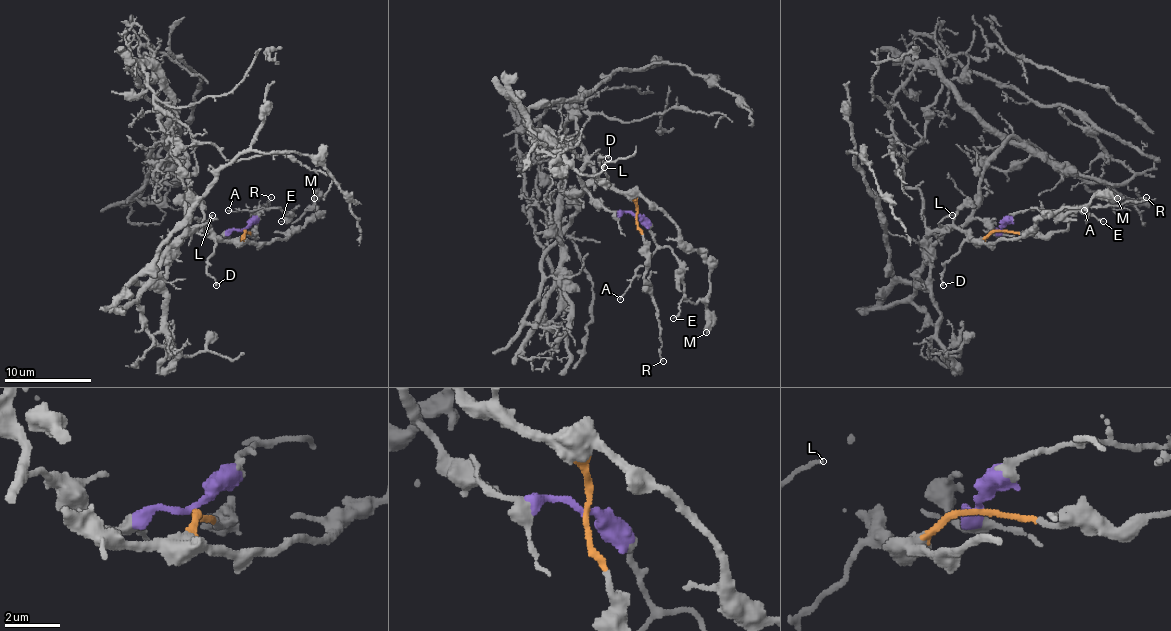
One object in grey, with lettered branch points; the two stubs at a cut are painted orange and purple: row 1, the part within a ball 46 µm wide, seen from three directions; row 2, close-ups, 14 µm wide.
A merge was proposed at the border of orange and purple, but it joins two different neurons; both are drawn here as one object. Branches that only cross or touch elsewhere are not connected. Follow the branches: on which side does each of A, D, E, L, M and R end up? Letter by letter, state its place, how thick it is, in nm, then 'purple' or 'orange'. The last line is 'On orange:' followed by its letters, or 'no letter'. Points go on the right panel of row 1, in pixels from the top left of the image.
A: (1084, 210) | 130 nm | purple
D: (943, 285) | 110 nm | orange
E: (1103, 221) | 130 nm | purple
L: (952, 215) | 130 nm | orange
M: (1117, 198) | 480 nm | orange
R: (1146, 197) | 100 nm | orange
On orange: D, L, M, R

